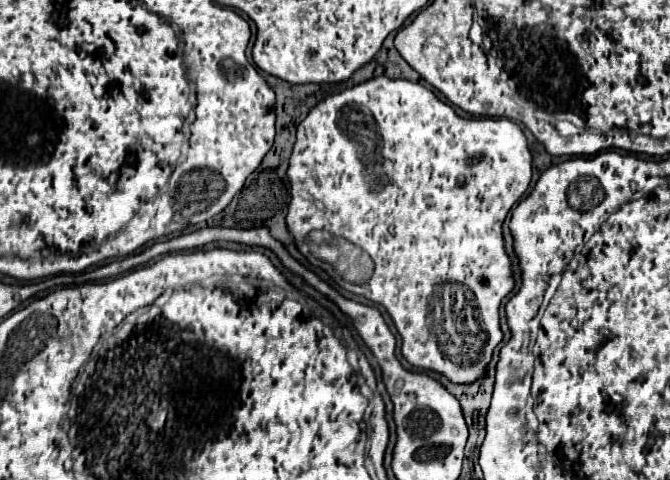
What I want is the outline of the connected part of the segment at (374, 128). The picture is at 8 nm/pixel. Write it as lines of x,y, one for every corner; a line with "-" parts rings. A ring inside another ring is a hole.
372,77
364,83
358,83
350,89
344,89
342,93
328,95
318,105
310,109
310,113
304,117
304,121
298,125
296,143
290,155
288,165
288,181
290,181
290,203
286,213
286,229
294,237
296,247
304,249
304,237
312,229
326,229
332,235
344,237
346,241
362,247
374,261
374,273
372,279
366,285
354,285
346,281
336,281
340,287
344,287
350,293
362,295
368,301
380,303
388,315
392,317
400,337
402,337
402,357
418,369
436,371
444,377
448,377
452,383
470,385
486,375
486,367
492,361
492,353
496,345
502,341
502,329
500,329
500,317
498,309
502,299
514,289
514,273
512,273
512,261
504,247
502,237
502,225
512,209
512,205
526,193
532,177
532,153
528,149
528,141
522,133
522,129
506,118
472,118
460,117
456,111
440,101
430,89
424,85
412,83
408,79
390,79
390,77
-
388,227
396,227
396,235
388,233

